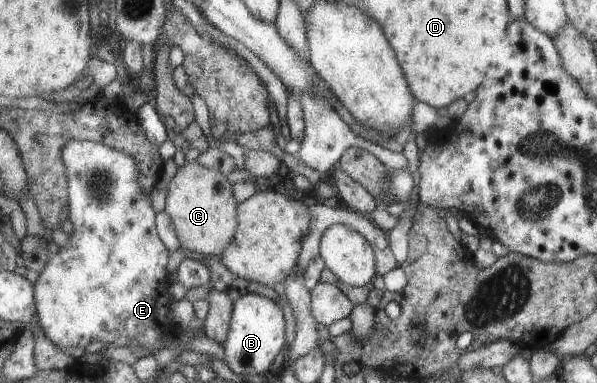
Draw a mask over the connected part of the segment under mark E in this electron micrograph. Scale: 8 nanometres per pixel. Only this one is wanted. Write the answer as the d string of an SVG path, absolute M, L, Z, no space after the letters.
M71 140L64 147L63 157L66 172L68 175L68 190L70 200L70 221L73 223L73 231L69 235L69 241L60 247L60 250L54 254L49 260L45 269L39 274L35 283L37 315L40 325L43 327L46 336L52 339L59 347L70 351L70 347L81 347L89 345L91 341L100 341L101 343L112 343L117 346L127 346L136 350L140 345L151 349L151 355L159 349L163 349L166 340L171 337L178 336L179 325L175 325L170 314L172 313L172 305L174 299L169 294L169 255L170 249L161 239L159 230L157 229L157 211L151 206L151 197L144 192L140 178L142 171L136 162L136 159L126 151L118 150L113 146L106 146L104 143L93 140Z

